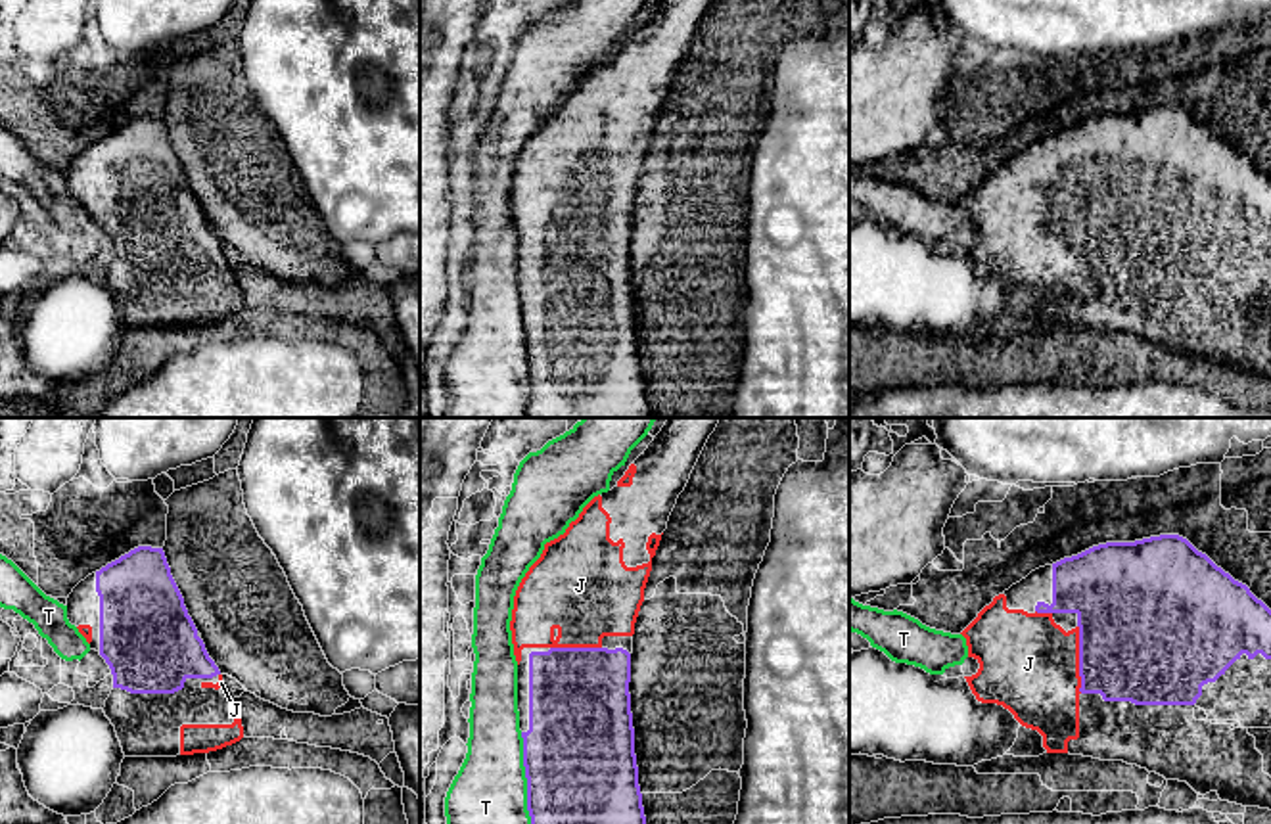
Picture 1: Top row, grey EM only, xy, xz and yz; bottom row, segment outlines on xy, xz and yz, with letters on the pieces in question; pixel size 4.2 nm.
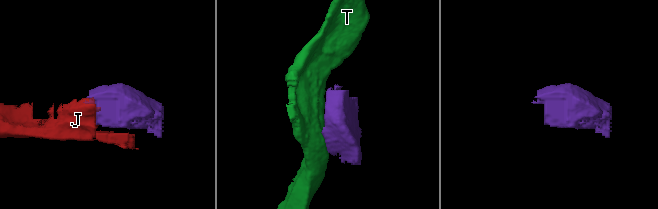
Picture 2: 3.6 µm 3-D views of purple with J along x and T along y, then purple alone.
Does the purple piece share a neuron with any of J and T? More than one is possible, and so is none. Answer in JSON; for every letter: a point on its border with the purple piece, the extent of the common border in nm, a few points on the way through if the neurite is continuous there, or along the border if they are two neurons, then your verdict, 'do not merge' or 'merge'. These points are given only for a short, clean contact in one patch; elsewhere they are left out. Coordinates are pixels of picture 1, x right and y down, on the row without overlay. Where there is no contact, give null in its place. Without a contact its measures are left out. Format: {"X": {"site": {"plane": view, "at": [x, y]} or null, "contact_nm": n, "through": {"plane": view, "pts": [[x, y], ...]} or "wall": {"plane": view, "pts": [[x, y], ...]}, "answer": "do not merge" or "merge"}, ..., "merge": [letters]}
{"J": {"site": {"plane": "yz", "at": [1080, 230]}, "contact_nm": 280, "answer": "merge"}, "T": {"site": {"plane": "xz", "at": [528, 361]}, "contact_nm": 480, "answer": "do not merge"}, "merge": ["J"]}

